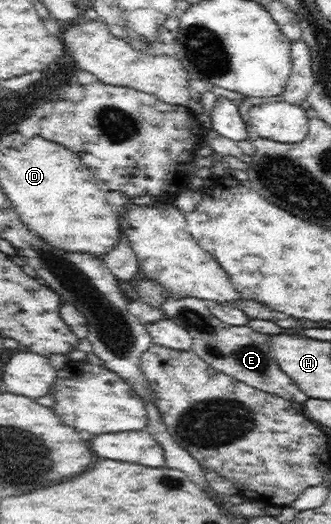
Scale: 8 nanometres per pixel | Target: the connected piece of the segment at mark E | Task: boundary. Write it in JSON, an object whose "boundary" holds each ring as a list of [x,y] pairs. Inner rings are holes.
{"boundary":[[[168,296],[161,305],[166,317],[181,325],[193,337],[191,349],[216,371],[226,373],[256,389],[274,393],[304,404],[309,398],[276,363],[270,347],[270,334],[257,332],[249,325],[228,325],[210,313],[205,299]]]}

